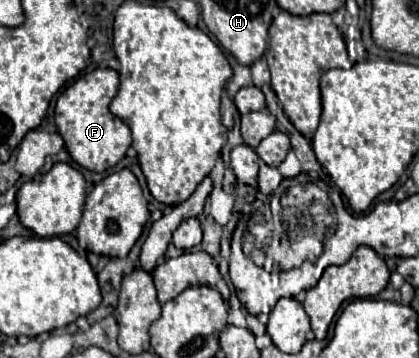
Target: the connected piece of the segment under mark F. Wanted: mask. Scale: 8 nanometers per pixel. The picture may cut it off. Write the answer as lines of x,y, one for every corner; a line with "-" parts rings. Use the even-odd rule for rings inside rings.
95,68
89,74
79,76
73,84
69,84
55,106
55,124
57,132
65,140
65,148
71,158
87,170
105,172
113,168
131,146
131,130
129,126
109,112
109,104
119,90
119,74
111,68

